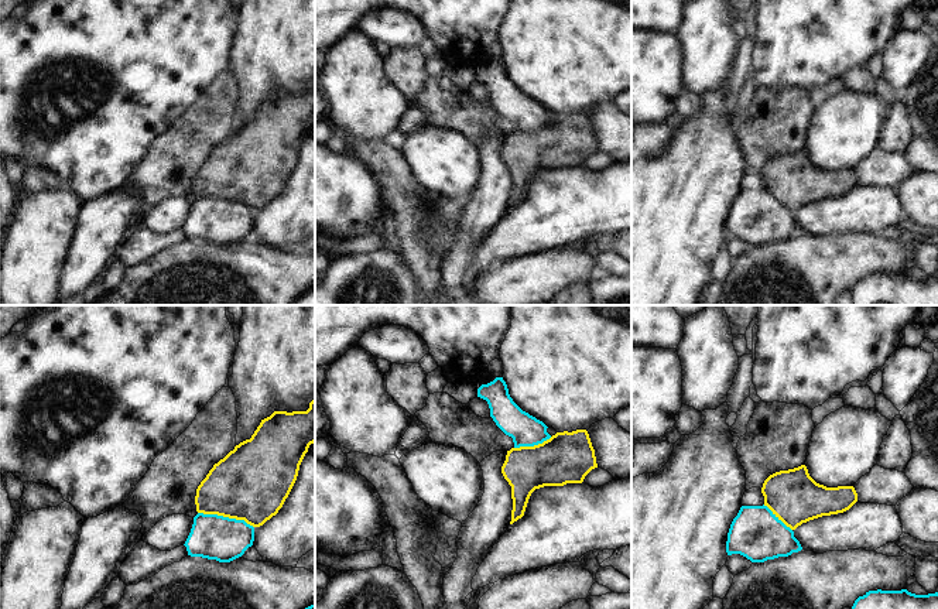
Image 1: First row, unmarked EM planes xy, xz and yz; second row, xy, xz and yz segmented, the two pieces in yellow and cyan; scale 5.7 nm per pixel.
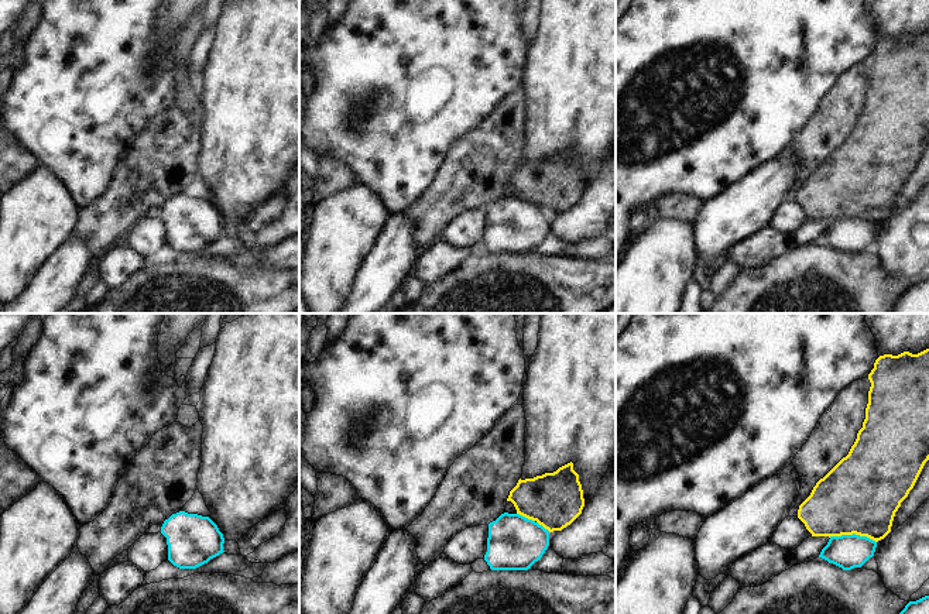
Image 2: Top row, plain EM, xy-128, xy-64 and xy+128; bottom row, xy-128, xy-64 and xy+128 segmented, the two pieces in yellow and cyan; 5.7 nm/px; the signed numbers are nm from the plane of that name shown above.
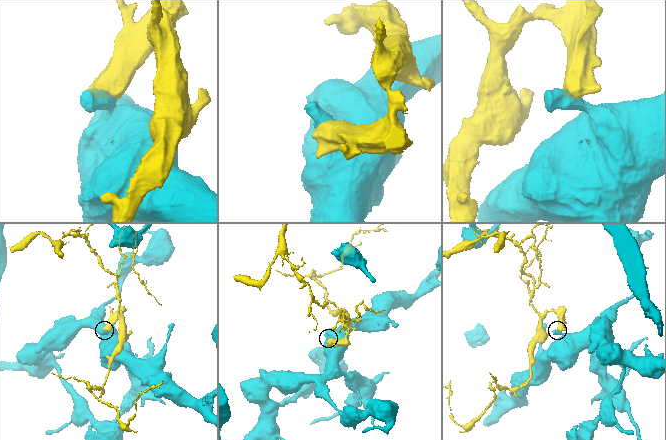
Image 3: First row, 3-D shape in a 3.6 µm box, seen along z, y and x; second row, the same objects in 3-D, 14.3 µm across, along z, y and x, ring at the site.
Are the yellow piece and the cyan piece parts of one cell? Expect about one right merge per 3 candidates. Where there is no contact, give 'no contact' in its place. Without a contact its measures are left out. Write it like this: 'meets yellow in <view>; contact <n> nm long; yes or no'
meets yellow in xy; contact 340 nm long; no

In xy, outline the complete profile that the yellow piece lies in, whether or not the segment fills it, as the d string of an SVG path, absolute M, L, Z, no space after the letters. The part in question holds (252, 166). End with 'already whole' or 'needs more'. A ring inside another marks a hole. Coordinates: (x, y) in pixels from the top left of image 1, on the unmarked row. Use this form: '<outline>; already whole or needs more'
M315 82L307 95L274 95L261 103L250 123L234 130L213 148L196 172L196 195L244 203L253 211L263 209L278 196L288 181L299 148L315 126Z; already whole

